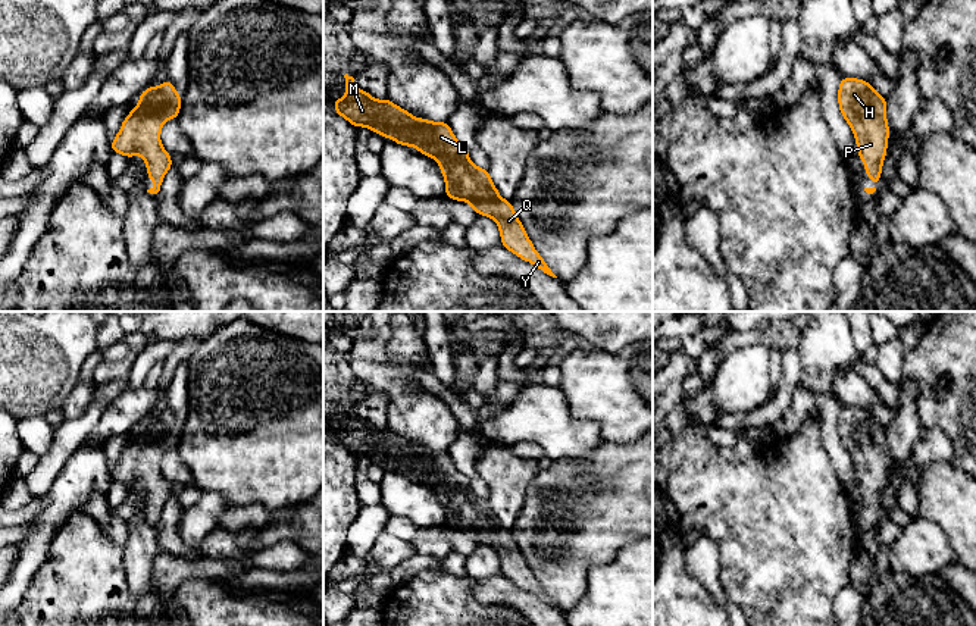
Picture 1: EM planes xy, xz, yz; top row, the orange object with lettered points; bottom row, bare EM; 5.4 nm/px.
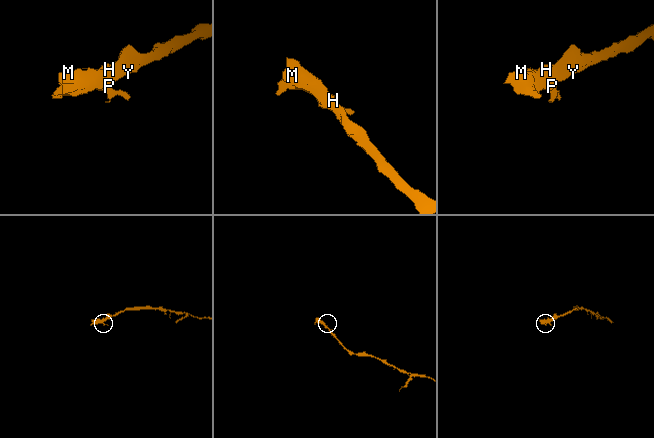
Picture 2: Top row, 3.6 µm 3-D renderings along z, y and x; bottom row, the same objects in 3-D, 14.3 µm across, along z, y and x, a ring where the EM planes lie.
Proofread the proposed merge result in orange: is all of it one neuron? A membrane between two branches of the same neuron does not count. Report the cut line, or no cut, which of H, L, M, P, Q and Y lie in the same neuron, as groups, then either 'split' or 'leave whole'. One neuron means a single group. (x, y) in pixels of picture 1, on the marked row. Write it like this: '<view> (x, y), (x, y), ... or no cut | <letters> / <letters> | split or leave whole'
no cut | H L M P Q Y | leave whole

